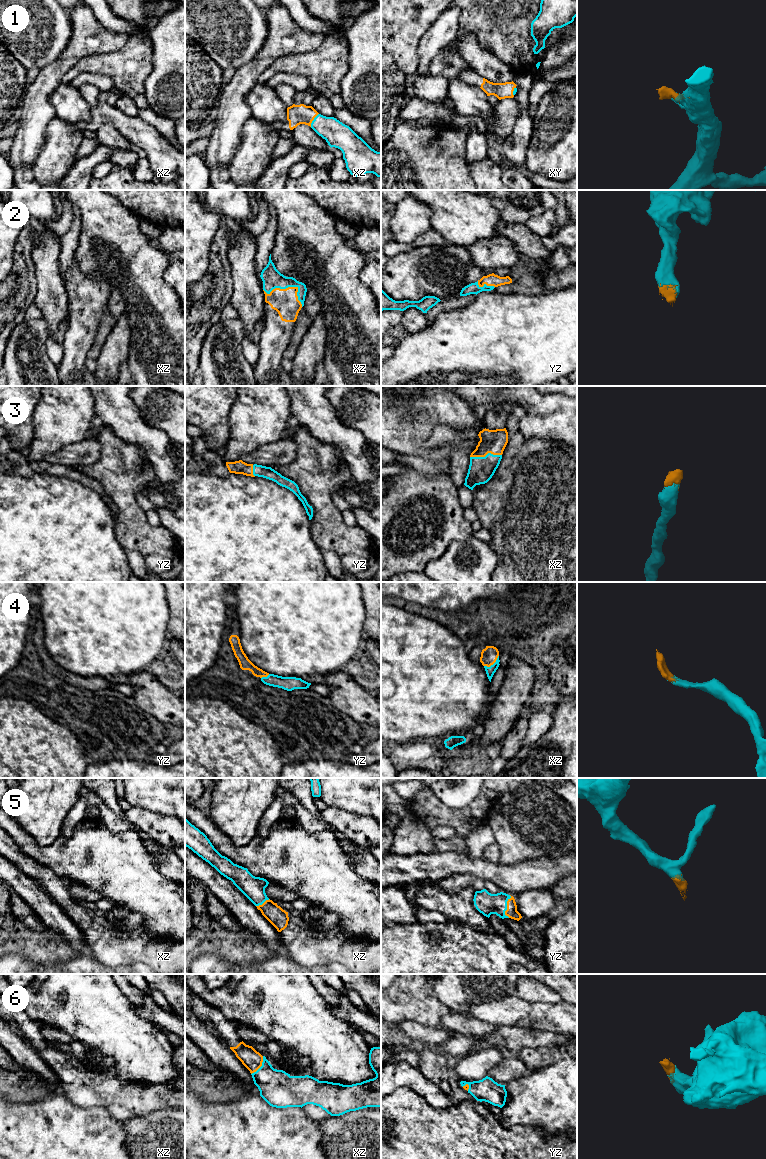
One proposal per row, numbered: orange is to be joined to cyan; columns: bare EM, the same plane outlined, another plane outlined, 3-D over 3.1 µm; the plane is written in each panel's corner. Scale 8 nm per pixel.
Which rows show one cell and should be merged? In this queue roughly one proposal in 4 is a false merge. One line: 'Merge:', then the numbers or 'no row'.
Merge: 1, 2, 3, 4, 5, 6

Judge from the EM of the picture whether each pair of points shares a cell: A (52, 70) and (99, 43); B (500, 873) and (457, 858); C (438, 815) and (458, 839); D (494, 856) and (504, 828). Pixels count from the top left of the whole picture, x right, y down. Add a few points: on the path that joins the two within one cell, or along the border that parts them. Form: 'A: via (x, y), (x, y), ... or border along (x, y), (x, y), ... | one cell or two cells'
A: via (64, 62), (83, 43), (87, 43) | one cell
B: via (489, 871), (468, 865) | one cell
C: via (446, 816), (458, 828), (458, 831) | one cell
D: border along (495, 842), (500, 851), (499, 862) | two cells

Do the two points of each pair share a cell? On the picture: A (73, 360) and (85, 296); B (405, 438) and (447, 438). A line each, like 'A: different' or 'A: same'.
A: same
B: different

